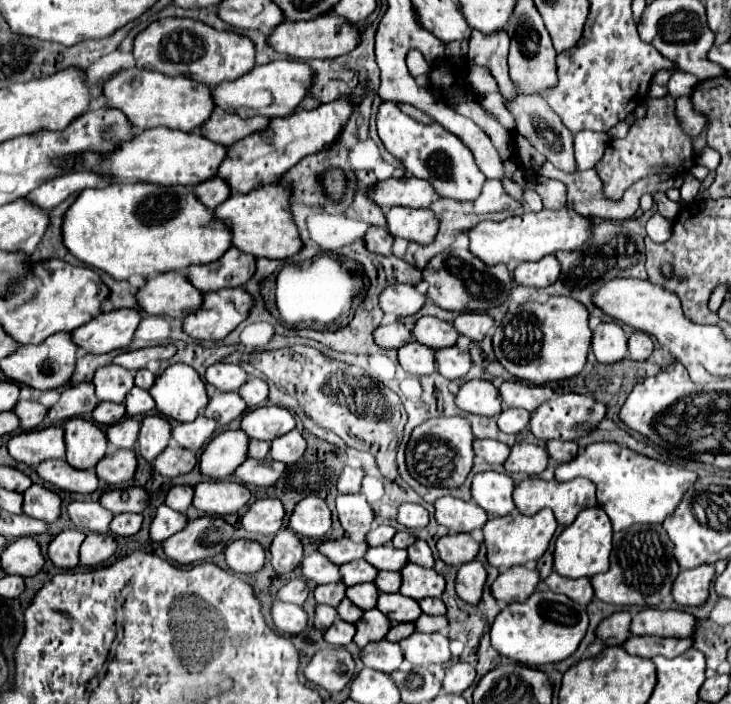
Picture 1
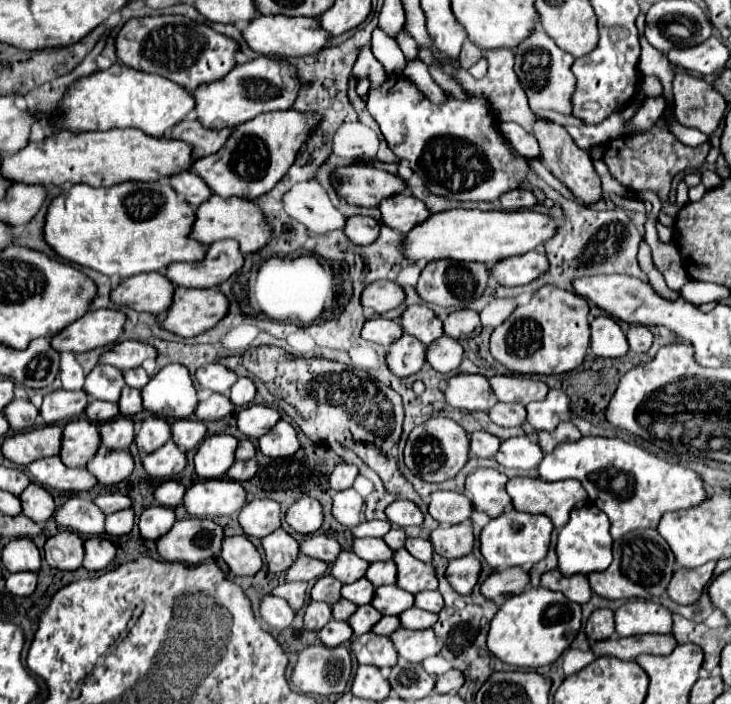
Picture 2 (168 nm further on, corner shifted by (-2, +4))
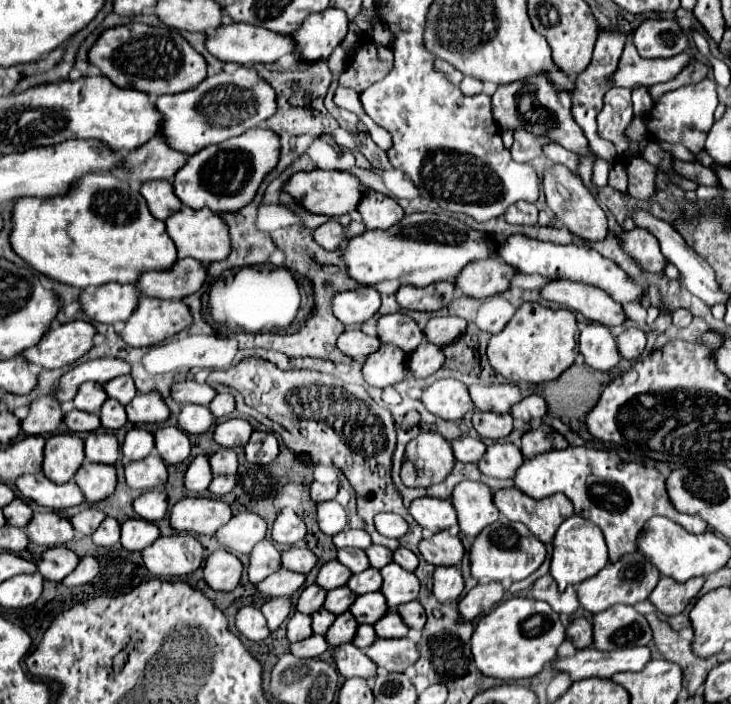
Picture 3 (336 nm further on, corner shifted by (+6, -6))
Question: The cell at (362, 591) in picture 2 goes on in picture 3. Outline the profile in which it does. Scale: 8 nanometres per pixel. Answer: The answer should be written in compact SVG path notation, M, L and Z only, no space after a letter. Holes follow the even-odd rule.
M338 587L338 589L334 589L334 591L328 593L324 609L332 611L334 615L342 615L342 611L350 609L350 603L354 603L356 597L358 595L354 595L354 591L350 591L348 587Z

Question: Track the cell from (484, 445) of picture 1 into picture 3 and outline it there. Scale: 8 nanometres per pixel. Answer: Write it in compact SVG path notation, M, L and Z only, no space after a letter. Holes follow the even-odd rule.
M458 437L452 441L452 451L454 457L462 463L478 463L478 459L482 459L482 455L486 453L486 445L480 439Z

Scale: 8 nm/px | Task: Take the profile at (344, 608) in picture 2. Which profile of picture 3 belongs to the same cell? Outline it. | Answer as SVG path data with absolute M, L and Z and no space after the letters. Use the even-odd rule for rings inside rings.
M322 609L322 611L316 611L312 615L312 629L314 633L324 633L326 629L330 629L330 623L334 623L336 615L330 615L330 611Z

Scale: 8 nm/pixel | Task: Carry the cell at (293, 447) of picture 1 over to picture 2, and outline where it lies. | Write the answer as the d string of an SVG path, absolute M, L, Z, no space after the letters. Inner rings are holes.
M278 421L268 433L258 439L258 447L266 457L290 457L298 451L300 441L290 423Z

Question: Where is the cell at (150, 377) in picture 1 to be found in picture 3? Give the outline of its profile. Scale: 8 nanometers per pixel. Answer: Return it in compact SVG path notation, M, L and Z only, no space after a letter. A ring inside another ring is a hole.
M122 375L122 377L108 381L104 385L104 389L106 389L108 397L120 401L122 405L128 405L136 395L136 385L134 385L134 379L130 375Z

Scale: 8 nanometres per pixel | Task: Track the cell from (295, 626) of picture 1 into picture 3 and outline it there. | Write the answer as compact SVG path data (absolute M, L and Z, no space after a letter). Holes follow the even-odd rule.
M242 607L238 611L236 629L250 641L262 641L270 635L270 629L266 627L266 619L262 611L256 607Z

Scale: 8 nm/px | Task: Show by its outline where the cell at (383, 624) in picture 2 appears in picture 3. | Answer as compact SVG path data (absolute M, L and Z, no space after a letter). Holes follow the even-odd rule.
M360 625L356 631L356 637L354 637L354 645L360 649L366 649L374 643L374 639L376 639L374 627L372 625Z

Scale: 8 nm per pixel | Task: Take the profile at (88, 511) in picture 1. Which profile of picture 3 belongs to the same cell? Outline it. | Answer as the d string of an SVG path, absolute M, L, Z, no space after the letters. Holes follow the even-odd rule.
M54 511L36 513L32 517L32 521L28 523L26 531L28 531L30 541L34 541L38 545L46 545L46 547L68 543L76 535L74 527L70 527L70 519L66 519Z

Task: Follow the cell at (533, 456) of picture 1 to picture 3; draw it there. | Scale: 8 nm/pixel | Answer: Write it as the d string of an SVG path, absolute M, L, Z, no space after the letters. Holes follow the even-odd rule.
M494 443L486 449L484 457L478 461L478 469L488 477L512 479L522 463L524 463L524 455L516 445Z

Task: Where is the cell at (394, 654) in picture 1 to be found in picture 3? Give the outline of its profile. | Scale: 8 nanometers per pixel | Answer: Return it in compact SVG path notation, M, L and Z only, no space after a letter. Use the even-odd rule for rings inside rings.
M352 643L336 647L332 657L336 661L336 667L338 667L340 675L346 677L346 679L350 679L350 677L370 679L370 677L376 675L376 669L378 669L376 663L370 657L366 657L366 653Z

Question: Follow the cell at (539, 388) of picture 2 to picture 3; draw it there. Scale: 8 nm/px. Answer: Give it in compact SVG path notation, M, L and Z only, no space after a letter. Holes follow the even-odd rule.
M496 383L496 385L472 385L470 397L476 407L498 407L498 409L480 409L480 411L498 411L510 413L510 409L522 399L522 391L514 383Z

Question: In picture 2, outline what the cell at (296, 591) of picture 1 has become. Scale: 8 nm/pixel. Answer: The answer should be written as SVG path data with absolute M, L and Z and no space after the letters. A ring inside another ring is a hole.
M280 583L278 587L272 589L272 593L276 597L286 599L286 603L298 611L304 605L304 597L306 597L306 583Z

